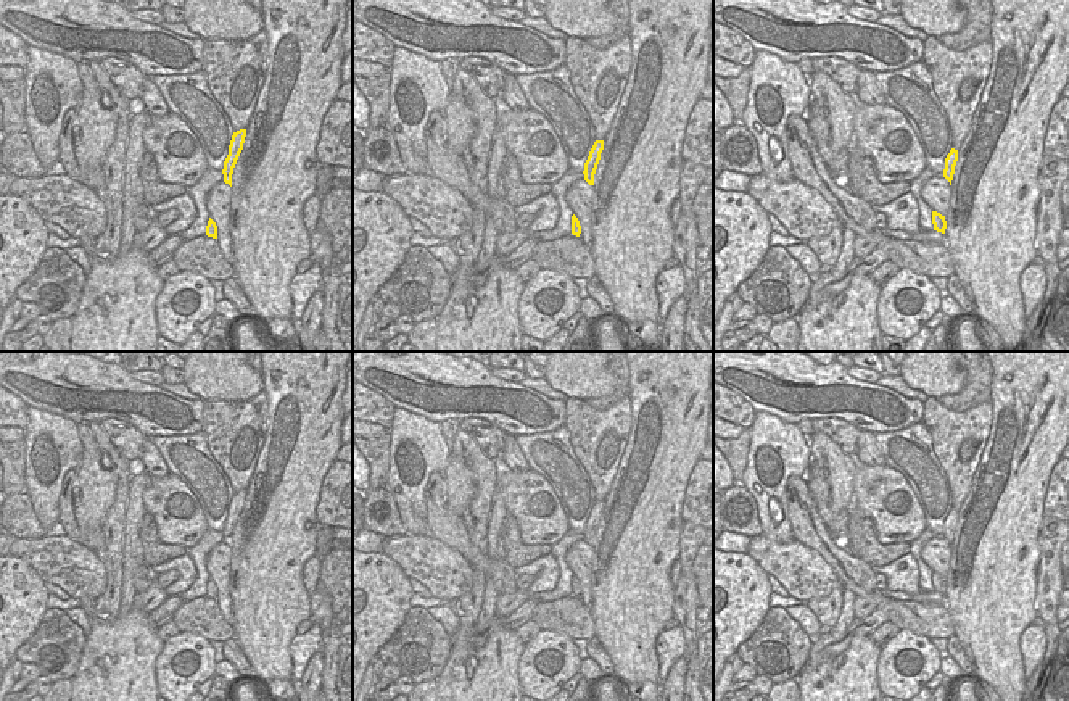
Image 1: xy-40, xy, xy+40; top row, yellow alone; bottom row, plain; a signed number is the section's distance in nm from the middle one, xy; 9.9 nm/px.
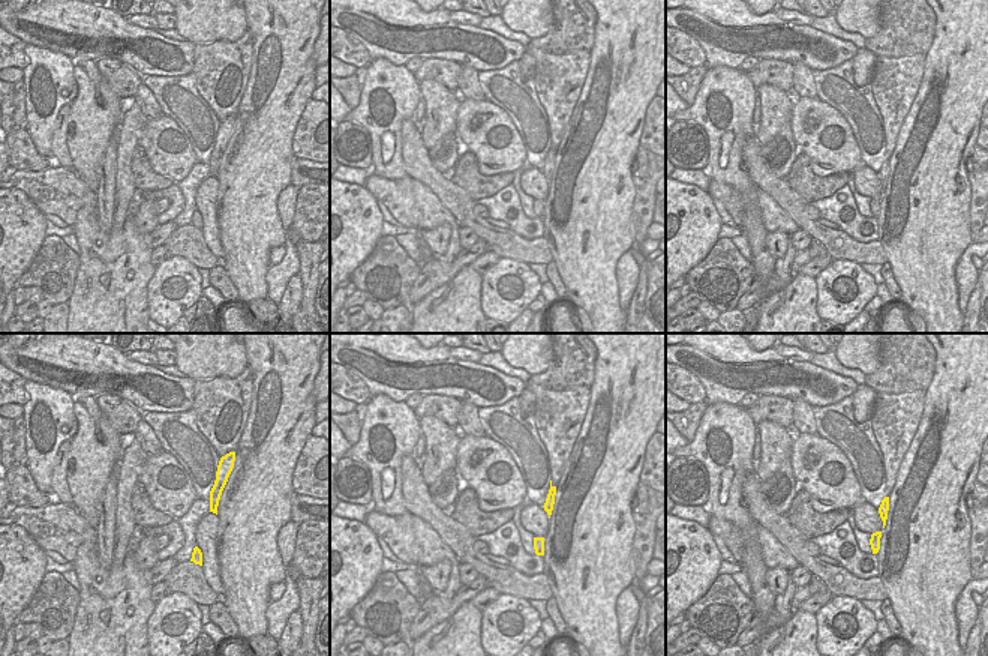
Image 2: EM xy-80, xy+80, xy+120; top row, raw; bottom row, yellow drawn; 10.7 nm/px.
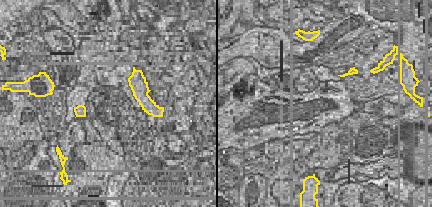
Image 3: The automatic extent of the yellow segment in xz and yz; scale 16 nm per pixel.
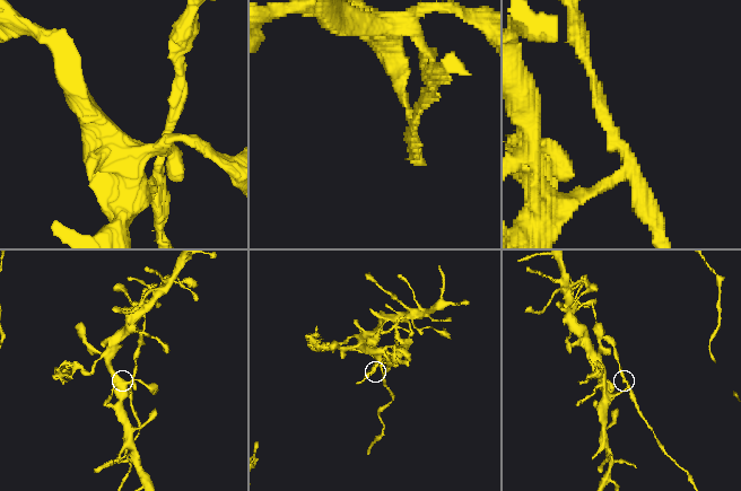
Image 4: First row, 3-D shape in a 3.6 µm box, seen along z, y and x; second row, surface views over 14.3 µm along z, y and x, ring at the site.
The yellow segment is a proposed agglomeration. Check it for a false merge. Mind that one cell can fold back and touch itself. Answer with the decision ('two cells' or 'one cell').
two cells

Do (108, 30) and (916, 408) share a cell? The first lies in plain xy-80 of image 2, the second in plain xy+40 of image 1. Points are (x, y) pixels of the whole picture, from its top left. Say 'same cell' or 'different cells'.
same cell

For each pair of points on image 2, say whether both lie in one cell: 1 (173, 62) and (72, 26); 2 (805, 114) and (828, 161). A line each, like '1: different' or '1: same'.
1: same
2: same

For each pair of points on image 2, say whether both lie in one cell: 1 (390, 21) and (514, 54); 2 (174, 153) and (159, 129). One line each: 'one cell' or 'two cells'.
1: one cell
2: one cell

